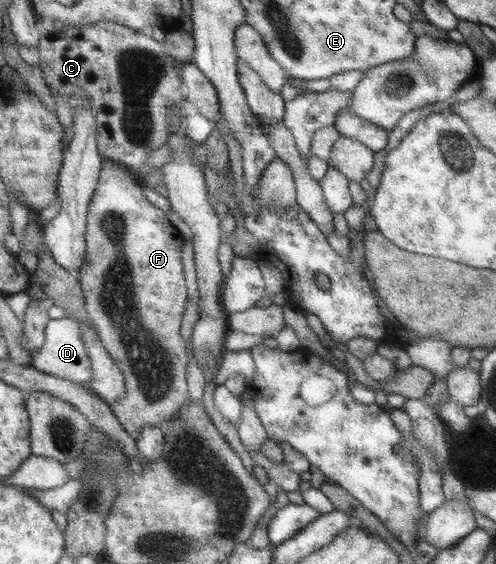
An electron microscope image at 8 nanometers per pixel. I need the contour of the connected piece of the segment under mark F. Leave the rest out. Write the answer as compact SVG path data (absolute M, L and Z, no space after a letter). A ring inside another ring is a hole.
M106 157L105 167L99 182L97 191L93 196L88 217L88 240L85 267L83 273L79 276L82 286L87 296L87 307L91 314L91 319L96 323L96 327L100 333L101 339L110 351L110 354L117 360L121 369L125 372L128 381L128 394L124 399L120 399L117 403L113 403L114 412L121 420L121 423L127 428L127 431L136 438L141 437L144 429L148 425L161 425L165 421L173 421L188 403L190 403L191 390L189 381L189 364L190 364L190 347L186 335L183 333L183 322L187 309L189 294L191 291L188 286L187 267L185 266L184 247L187 237L184 233L169 219L168 213L153 205L147 195L145 195L145 186L149 184L143 178L129 169L122 163L117 163Z

